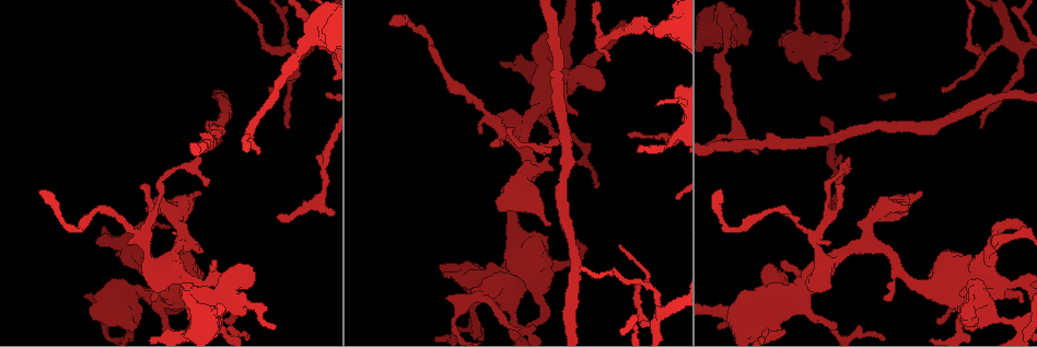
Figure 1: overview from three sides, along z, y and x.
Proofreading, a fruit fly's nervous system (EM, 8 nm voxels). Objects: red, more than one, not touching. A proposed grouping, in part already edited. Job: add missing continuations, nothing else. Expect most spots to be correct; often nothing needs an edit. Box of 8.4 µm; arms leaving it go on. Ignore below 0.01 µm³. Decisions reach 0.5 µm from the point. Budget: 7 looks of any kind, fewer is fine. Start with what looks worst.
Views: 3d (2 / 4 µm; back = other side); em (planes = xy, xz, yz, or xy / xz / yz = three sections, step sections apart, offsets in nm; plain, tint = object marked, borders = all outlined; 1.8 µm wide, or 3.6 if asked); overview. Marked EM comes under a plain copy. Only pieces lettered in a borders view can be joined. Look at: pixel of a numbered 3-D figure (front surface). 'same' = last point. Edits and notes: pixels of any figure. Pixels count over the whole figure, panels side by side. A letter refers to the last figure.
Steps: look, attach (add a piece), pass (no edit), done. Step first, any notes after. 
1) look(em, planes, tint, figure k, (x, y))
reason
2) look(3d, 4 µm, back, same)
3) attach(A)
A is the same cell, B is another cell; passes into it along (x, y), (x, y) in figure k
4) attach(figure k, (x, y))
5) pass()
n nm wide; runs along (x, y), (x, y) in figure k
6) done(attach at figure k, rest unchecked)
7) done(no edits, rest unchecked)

look(3d, 2 µm, figure 1, (608, 61))
thin end

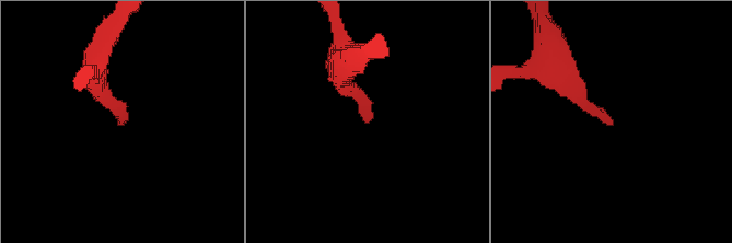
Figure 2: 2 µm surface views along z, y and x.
look(em, planes, tint, figure 2, (613, 121))
shape alone is not enough

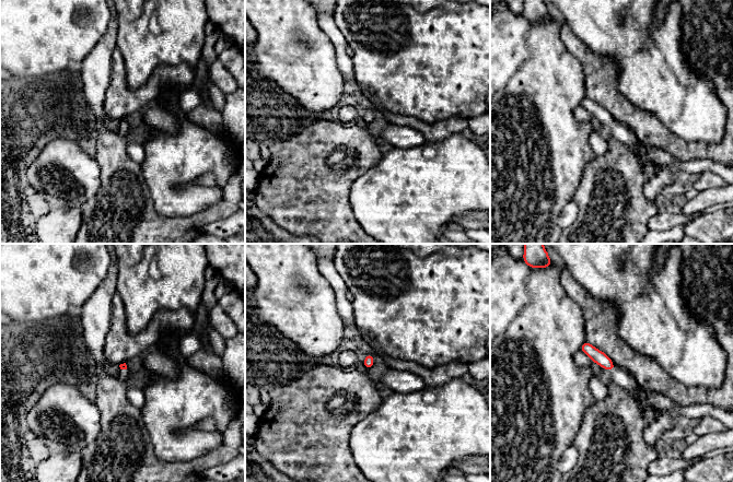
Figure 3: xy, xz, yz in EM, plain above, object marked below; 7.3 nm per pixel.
look(em, planes, borders, same)
see the neighbours

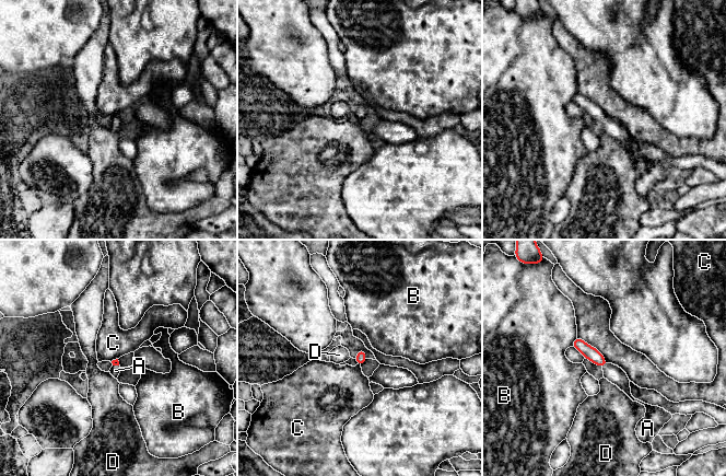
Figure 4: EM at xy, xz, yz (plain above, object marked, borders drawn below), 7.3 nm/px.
attach(A)
A is the same cell, B, C and D are other cells; passes into it along (589, 352), (605, 364), (615, 374) in figure 4; it goes on there

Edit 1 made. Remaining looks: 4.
look(overview)
see it whole again

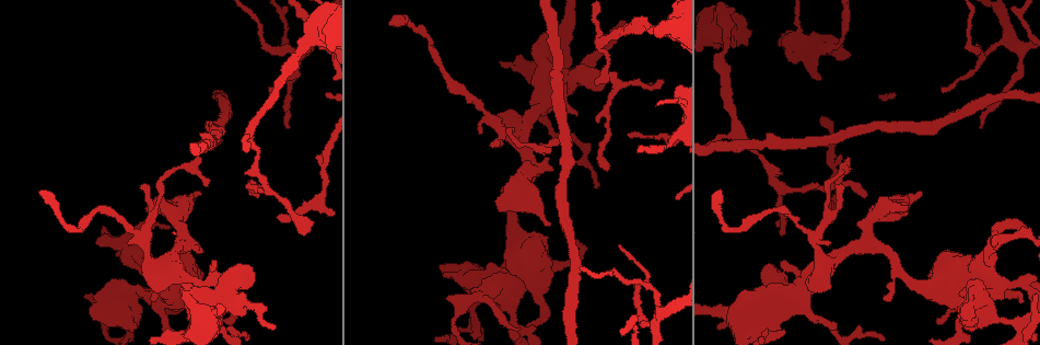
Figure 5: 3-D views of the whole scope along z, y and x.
look(3d, 4 µm, figure 5, (981, 126))
tapers out

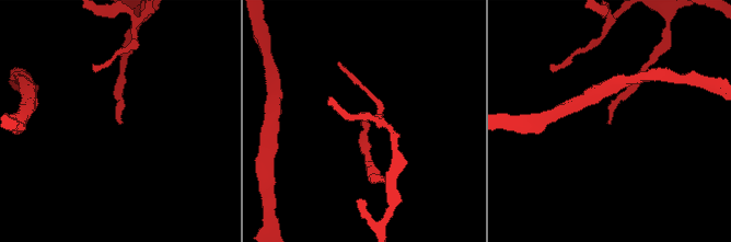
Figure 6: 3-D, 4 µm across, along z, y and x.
look(em, planes, borders, figure 6, (607, 123))
shape alone is not enough

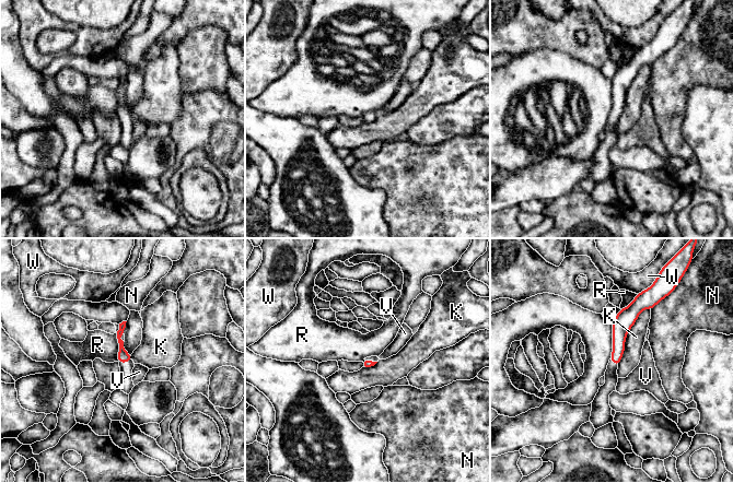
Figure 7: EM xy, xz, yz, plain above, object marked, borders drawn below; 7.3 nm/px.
pass()
K, N, R, V and W are other cells; runs along (647, 305), (620, 326), (614, 360) in figure 7; no lettered piece goes on from it

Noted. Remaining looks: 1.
done(attach at figure 4, rest unchecked)

